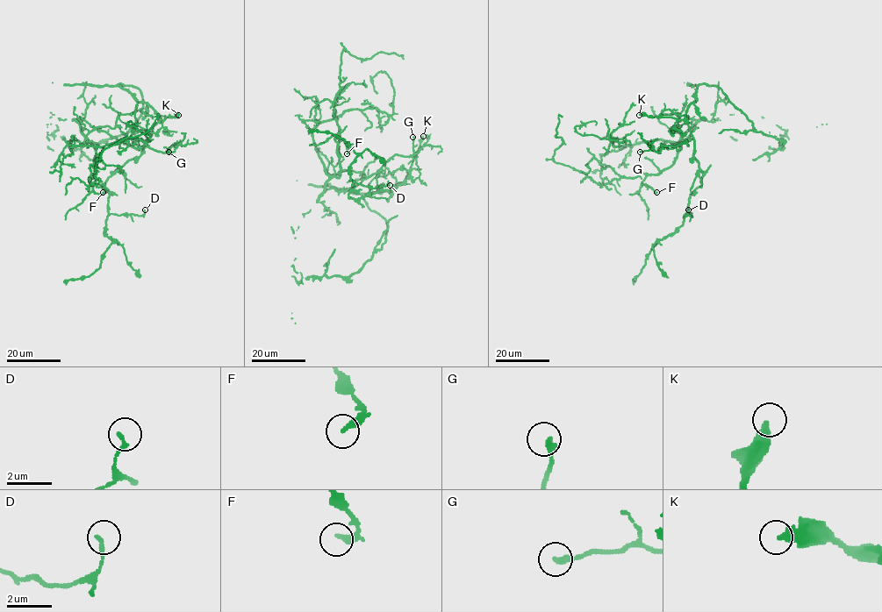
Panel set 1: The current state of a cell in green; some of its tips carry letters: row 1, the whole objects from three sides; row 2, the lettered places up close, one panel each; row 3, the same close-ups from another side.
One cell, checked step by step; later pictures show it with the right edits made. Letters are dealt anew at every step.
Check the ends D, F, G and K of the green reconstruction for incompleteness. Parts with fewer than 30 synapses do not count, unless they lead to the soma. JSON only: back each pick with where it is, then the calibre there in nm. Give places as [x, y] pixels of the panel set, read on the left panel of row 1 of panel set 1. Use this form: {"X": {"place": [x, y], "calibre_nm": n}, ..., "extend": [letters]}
{"K": {"place": [178, 115], "calibre_nm": 400}, "extend": ["K"]}

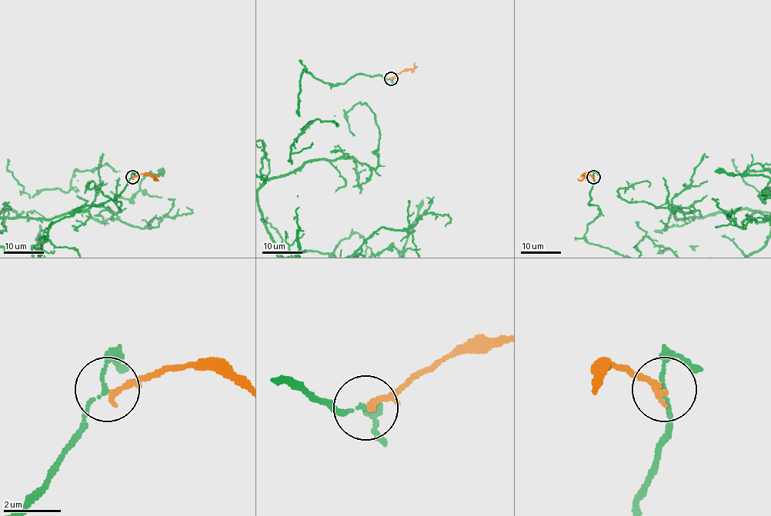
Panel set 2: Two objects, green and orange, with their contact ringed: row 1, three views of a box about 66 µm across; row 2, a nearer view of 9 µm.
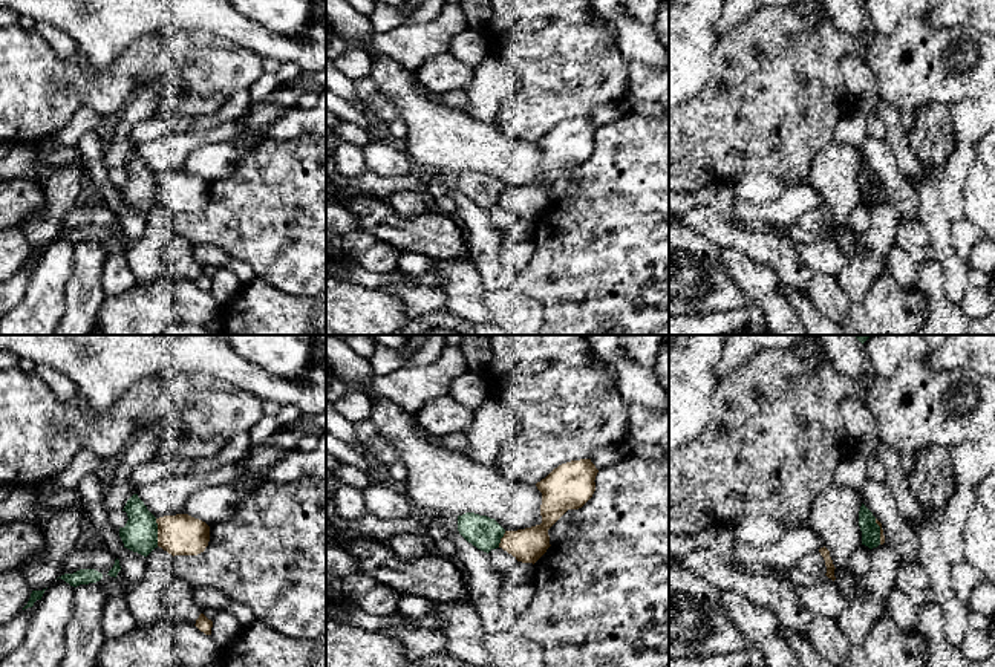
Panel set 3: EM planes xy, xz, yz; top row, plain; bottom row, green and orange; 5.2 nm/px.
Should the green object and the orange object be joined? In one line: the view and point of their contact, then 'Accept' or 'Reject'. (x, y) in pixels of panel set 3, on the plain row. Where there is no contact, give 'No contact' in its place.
Touches green at xy (156, 190). Reject

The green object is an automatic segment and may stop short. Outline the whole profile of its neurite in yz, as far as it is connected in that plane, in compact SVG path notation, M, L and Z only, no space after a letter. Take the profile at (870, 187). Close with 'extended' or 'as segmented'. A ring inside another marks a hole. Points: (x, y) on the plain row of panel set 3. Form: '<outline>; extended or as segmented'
M862 161L859 168L859 184L862 188L862 202L869 207L880 202L880 184L876 181L873 170Z; as segmented

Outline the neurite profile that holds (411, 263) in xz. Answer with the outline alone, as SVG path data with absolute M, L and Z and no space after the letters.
M401 252L396 268L407 275L427 274L432 268L432 259L415 252Z

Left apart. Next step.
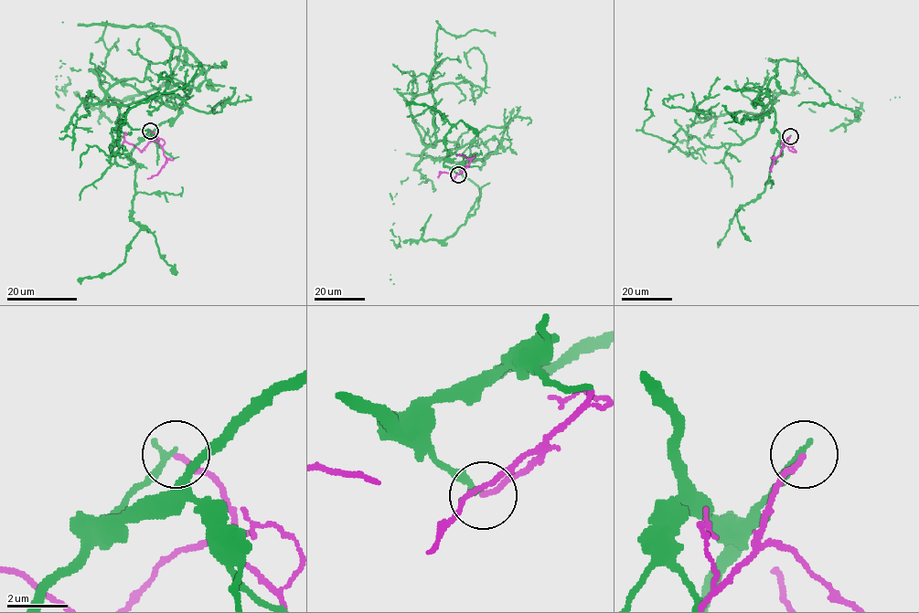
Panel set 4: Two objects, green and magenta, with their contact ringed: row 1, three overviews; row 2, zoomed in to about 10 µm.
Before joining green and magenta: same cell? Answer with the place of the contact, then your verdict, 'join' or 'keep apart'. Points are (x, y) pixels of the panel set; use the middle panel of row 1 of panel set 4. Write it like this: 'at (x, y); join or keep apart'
at (458, 174); keep apart

